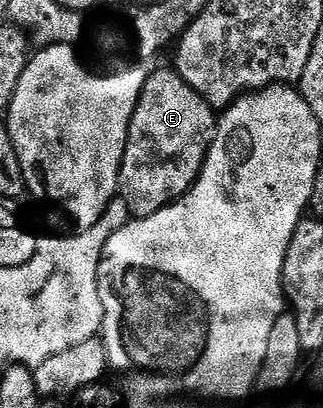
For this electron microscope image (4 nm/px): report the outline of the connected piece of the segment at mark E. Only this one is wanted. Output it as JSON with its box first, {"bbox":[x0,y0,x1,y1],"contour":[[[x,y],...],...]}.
{"bbox":[119,69,218,219],"contour":[[[176,69],[157,71],[148,76],[141,90],[135,113],[131,117],[127,145],[121,166],[119,197],[127,205],[130,216],[142,219],[151,213],[159,213],[179,197],[183,197],[197,182],[205,164],[213,135],[217,131],[218,116],[215,108],[183,79]]]}

